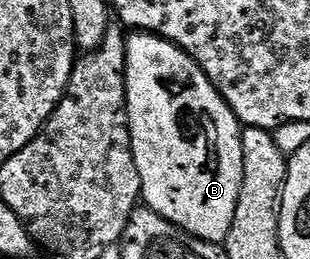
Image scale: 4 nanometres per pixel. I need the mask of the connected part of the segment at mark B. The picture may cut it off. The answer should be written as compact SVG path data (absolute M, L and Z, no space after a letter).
M132 32L127 39L124 83L128 93L128 127L143 205L193 238L227 243L244 175L240 139L242 124L216 91L206 72L202 72L202 68L182 48L157 34Z

